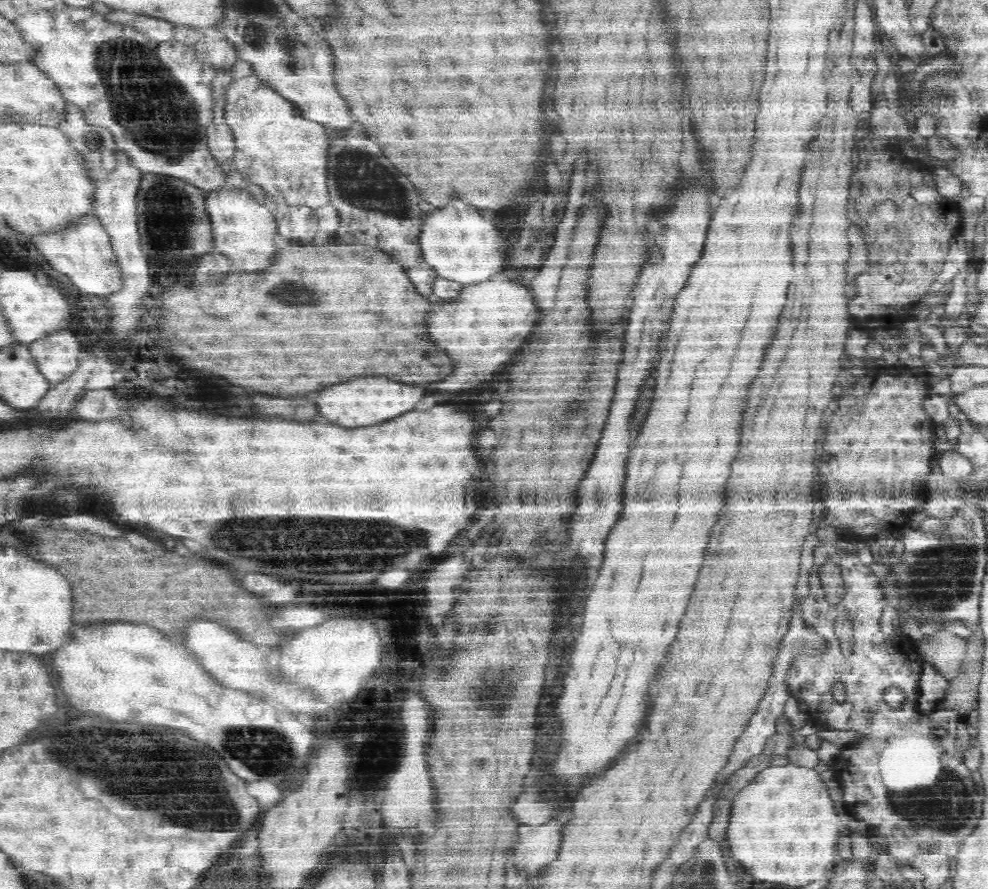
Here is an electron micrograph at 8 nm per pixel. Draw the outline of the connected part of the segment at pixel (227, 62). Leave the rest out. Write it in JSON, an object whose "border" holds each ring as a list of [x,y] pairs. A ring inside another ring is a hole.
{"border":[[[207,31],[195,47],[199,57],[214,66],[233,66],[240,59],[237,46],[229,38],[217,39]]]}

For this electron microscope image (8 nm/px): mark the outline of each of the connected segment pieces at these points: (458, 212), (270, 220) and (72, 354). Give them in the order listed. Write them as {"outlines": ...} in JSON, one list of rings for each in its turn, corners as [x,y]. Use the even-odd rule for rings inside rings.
{"outlines":[[[[452,200],[448,206],[432,212],[420,234],[420,243],[424,260],[436,268],[438,276],[456,280],[462,284],[476,284],[490,280],[494,274],[502,272],[508,262],[508,242],[504,232],[492,222],[492,218],[486,218],[478,208],[464,200]]],[[[224,188],[206,196],[207,211],[212,221],[216,252],[230,258],[232,266],[244,272],[266,270],[274,264],[284,242],[280,239],[273,208],[269,204],[256,202],[247,190]]],[[[59,330],[44,340],[28,344],[40,372],[56,384],[68,378],[79,366],[82,356],[82,344],[76,340],[76,334],[68,330]]]]}

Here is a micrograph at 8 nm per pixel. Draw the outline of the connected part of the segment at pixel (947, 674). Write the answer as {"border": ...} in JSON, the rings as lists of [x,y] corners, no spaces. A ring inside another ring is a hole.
{"border":[[[940,630],[934,634],[925,634],[922,640],[913,642],[920,642],[918,646],[915,646],[916,650],[922,652],[922,656],[933,666],[936,666],[936,670],[942,674],[943,678],[952,681],[958,676],[967,656],[967,639],[958,637],[946,630]]]}

